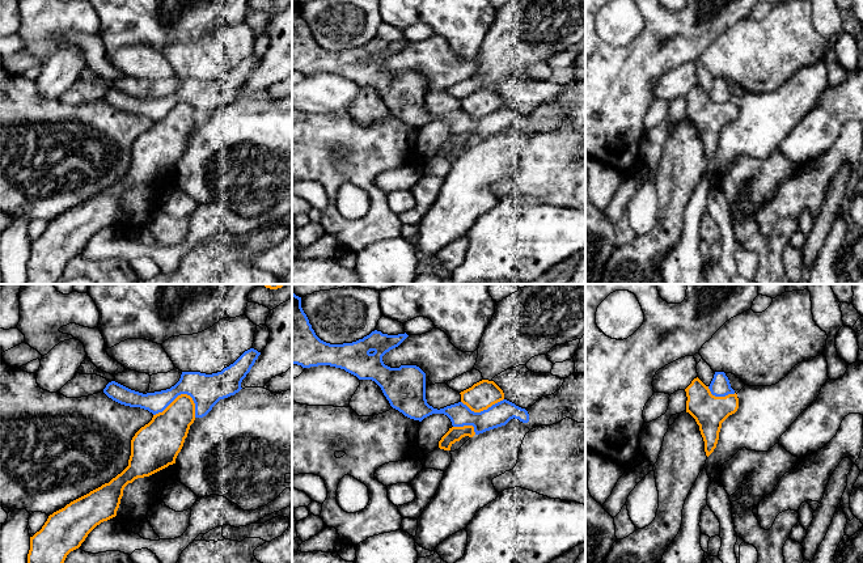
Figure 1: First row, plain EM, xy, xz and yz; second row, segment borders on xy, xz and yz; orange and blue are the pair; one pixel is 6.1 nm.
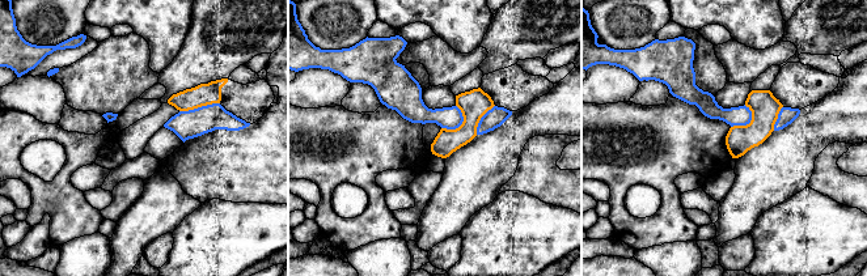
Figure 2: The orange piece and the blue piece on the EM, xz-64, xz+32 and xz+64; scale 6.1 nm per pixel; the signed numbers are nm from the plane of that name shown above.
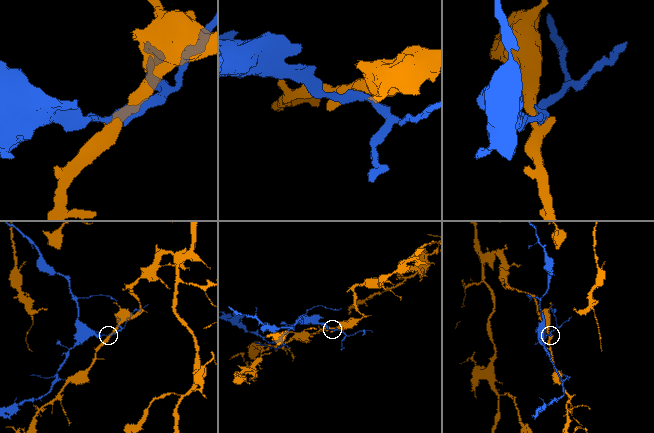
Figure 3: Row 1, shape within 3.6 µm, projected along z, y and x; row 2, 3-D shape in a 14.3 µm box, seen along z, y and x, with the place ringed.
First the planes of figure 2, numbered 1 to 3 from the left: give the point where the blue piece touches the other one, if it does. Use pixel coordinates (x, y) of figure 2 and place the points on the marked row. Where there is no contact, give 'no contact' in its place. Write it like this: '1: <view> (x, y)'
1: xz-64 (199, 106)
2: xz+32 (461, 124)
3: xz+64 (749, 123)

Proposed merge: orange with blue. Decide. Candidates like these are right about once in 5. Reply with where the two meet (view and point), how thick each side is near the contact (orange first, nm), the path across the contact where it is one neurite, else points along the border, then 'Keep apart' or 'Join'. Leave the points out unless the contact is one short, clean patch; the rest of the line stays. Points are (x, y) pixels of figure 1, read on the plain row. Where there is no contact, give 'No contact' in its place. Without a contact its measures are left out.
Touches orange at xy (176, 105). Thickness 260 nm (orange) against 200 nm. Keep apart

